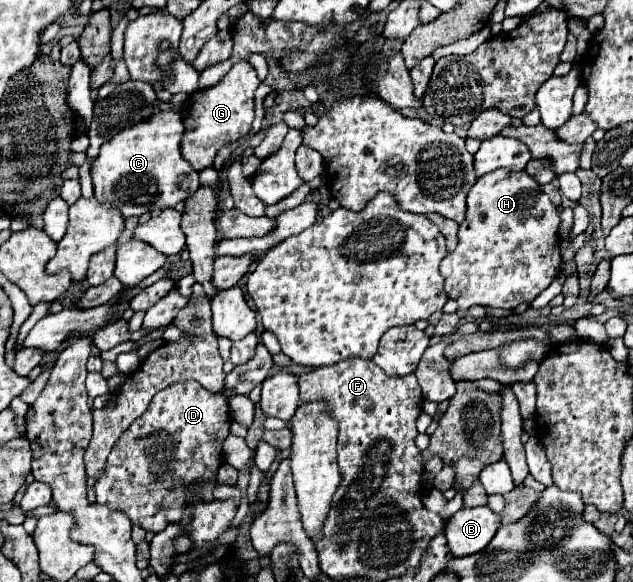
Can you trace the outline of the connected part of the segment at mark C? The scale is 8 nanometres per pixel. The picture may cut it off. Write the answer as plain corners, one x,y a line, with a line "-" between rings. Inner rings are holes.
162,111
156,113
152,119
142,121
138,125
132,125
124,129
124,133
114,135
110,141
106,141
100,147
100,155
92,161
92,183
94,183
94,195
100,201
108,201
110,205
116,205
124,217
140,217
144,213
160,213
166,207
174,207
180,201
186,201
188,195
196,193
200,189
198,173
184,161
180,153
180,141
184,137
184,123
180,113
176,111

